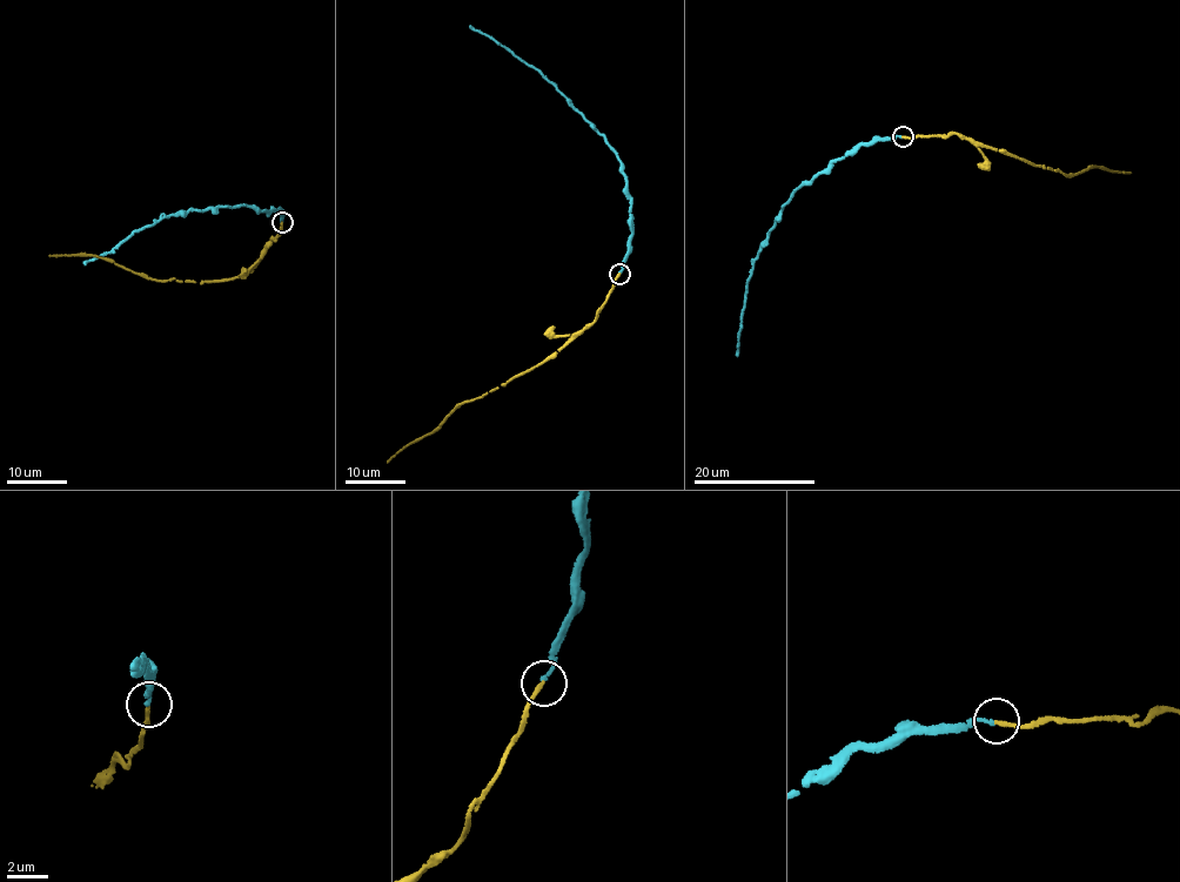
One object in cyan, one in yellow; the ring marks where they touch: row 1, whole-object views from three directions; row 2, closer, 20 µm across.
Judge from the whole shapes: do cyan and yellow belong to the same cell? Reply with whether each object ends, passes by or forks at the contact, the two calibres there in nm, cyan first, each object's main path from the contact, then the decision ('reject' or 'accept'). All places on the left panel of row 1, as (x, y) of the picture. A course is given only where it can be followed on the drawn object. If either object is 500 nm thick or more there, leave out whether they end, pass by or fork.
cyan ends | yellow ends | 180/190 nm | cyan via (281, 221), (280, 209), (273, 208), (192, 208), (133, 233), (84, 264) | yellow via (282, 222), (280, 235), (266, 243), (255, 264), (237, 277), (159, 282), (92, 255), (48, 256) | accept

